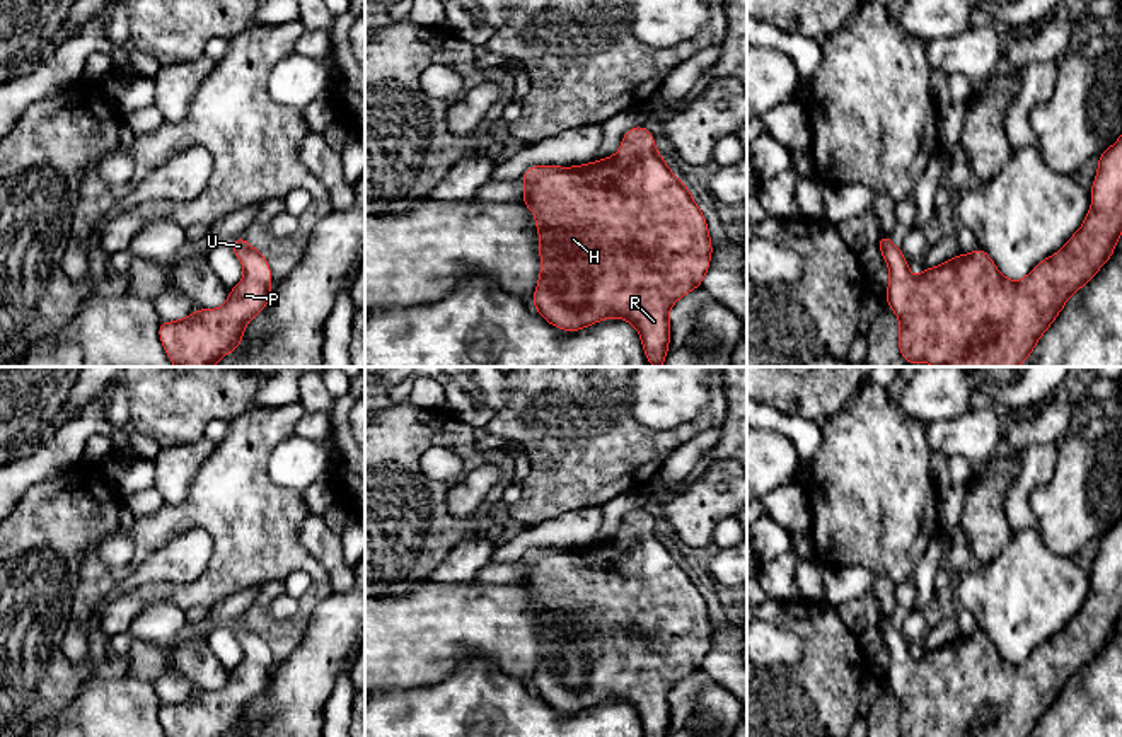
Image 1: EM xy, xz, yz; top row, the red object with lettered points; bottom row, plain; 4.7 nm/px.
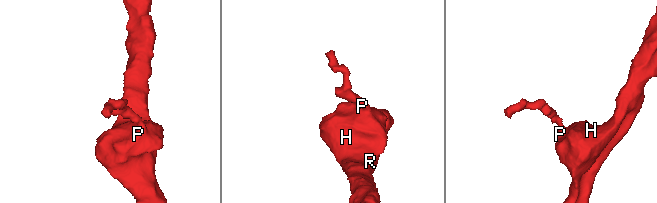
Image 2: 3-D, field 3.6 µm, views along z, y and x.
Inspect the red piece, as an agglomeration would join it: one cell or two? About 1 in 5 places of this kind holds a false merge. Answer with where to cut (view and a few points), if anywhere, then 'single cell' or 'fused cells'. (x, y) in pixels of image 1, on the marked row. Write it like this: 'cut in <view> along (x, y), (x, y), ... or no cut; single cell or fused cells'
no cut; single cell

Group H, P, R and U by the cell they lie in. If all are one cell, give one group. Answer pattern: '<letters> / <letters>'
H P R U

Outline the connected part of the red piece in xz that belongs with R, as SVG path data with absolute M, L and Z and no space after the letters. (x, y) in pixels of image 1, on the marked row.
M634 126L622 135L621 150L607 159L595 160L575 167L558 167L558 165L532 165L529 167L520 181L527 186L525 194L520 198L527 205L535 218L535 227L539 232L541 246L541 278L534 292L534 309L552 326L563 331L580 331L590 324L602 319L619 317L629 321L639 333L641 345L648 362L653 367L662 367L667 357L670 343L670 324L668 310L670 307L685 293L701 287L704 275L709 270L709 259L713 254L713 246L709 239L709 230L703 212L697 203L691 198L685 181L675 177L670 167L665 164L663 157L655 150L655 136L646 130L646 126Z

